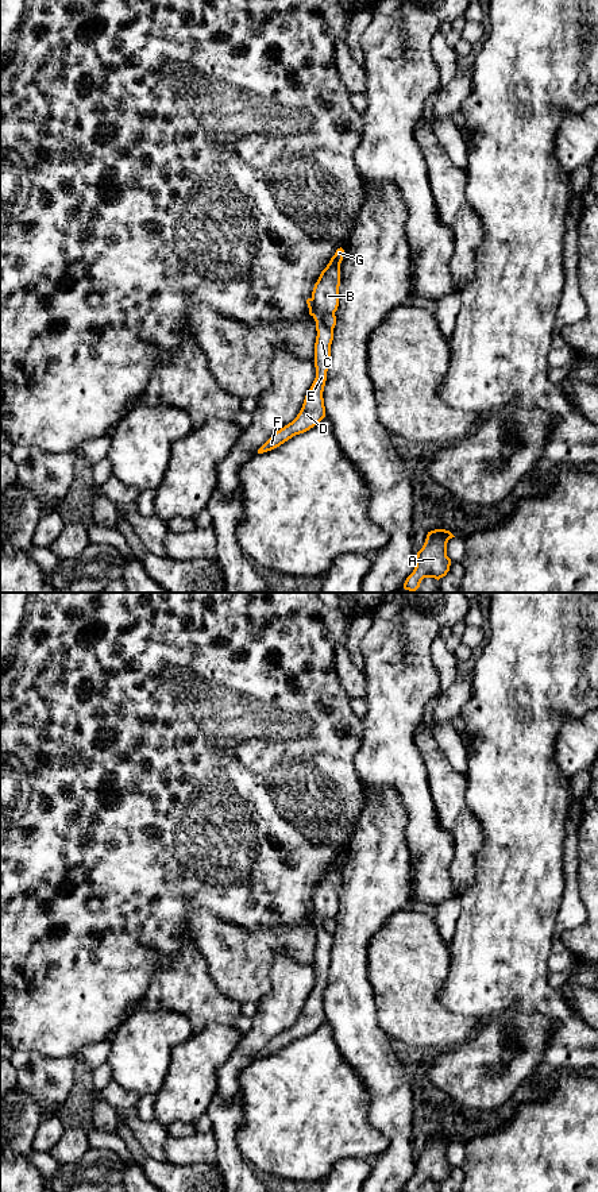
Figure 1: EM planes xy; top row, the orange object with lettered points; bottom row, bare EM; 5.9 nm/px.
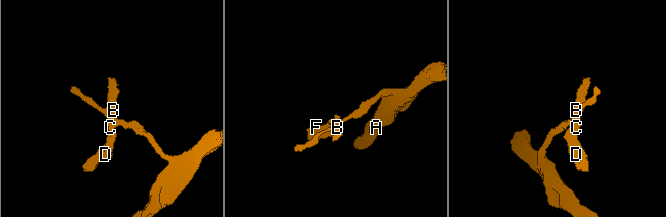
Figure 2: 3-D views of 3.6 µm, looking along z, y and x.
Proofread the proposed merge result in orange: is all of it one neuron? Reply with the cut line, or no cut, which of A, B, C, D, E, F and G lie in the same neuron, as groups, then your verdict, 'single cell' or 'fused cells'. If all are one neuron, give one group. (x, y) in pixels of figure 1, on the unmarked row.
cut in xy along (325, 918), (321, 925), (332, 936); A / B C D E F G; fused cells

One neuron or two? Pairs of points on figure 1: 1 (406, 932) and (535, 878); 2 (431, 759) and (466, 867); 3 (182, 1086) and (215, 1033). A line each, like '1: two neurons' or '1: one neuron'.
1: two neurons
2: one neuron
3: one neuron

